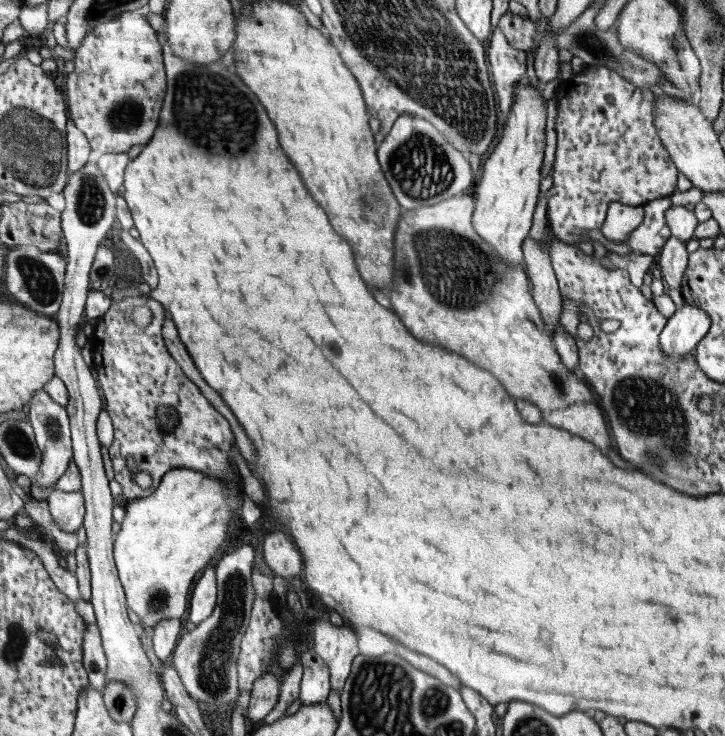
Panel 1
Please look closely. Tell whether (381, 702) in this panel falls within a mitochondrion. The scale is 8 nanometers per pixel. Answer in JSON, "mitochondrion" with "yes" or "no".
{"mitochondrion":"yes"}

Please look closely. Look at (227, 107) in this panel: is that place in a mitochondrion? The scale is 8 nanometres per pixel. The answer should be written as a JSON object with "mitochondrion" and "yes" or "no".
{"mitochondrion":"yes"}

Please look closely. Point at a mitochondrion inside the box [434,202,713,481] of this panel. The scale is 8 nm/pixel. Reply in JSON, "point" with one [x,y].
{"point":[644,409]}

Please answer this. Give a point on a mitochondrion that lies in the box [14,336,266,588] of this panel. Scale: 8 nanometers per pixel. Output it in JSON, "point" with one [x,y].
{"point":[51,425]}

